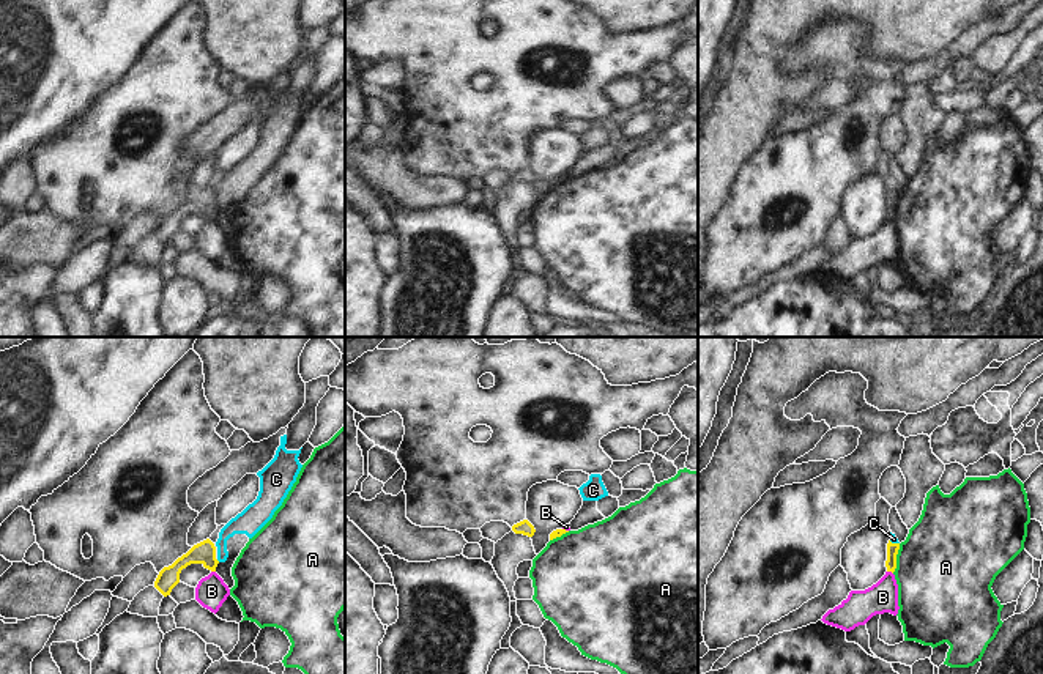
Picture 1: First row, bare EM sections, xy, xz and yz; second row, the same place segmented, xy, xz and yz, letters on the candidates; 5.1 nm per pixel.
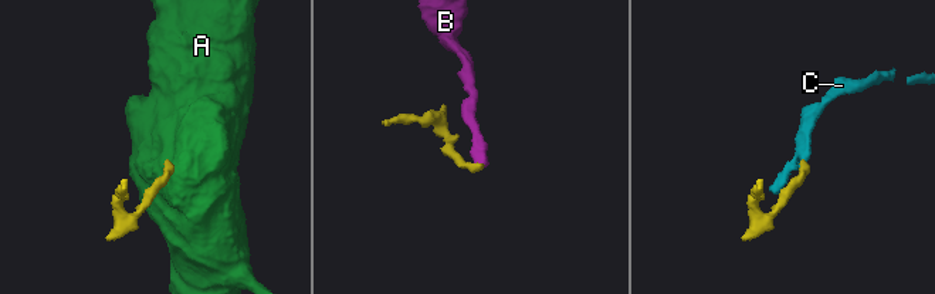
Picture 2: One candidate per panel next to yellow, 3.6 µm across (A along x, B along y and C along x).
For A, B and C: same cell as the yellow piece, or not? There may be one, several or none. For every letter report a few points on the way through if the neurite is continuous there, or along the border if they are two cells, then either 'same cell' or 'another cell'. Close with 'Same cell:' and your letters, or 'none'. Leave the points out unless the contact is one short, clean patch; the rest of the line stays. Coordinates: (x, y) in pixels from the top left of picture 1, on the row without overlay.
A: border along yz (900, 191), (897, 214), (892, 219); another cell
B: border along yz (887, 218), (892, 221); another cell
C: border along yz (889, 188), (898, 191); another cell
Same cell: none

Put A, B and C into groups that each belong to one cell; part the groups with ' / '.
A / B / C

